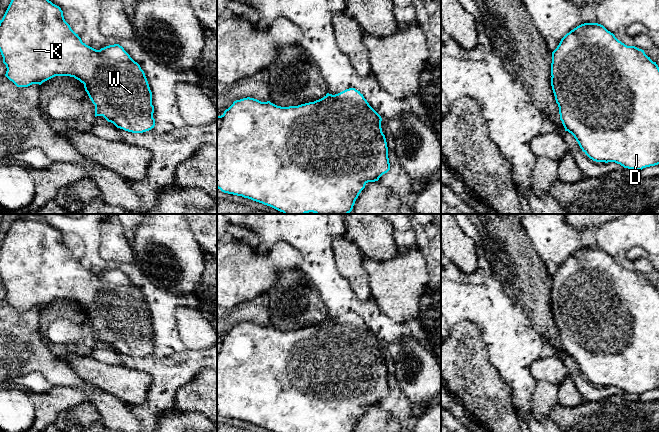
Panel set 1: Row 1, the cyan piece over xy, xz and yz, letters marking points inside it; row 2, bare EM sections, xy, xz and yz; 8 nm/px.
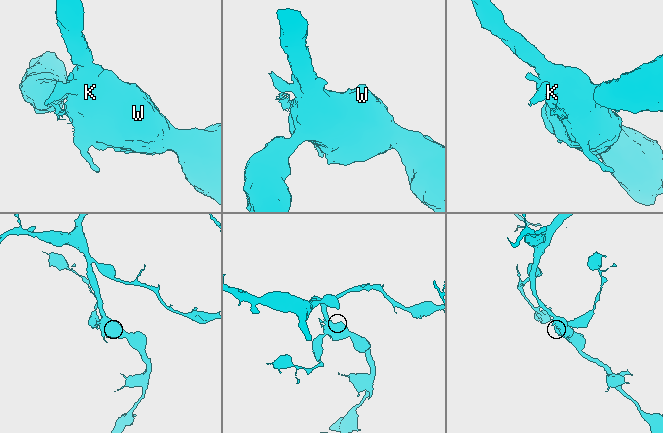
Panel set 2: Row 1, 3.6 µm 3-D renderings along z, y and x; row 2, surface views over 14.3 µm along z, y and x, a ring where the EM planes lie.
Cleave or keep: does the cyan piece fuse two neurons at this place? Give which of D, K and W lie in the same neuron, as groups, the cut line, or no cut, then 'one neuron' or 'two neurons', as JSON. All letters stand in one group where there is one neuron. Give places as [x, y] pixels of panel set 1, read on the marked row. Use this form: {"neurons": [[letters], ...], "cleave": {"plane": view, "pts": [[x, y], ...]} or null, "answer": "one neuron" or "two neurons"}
{"neurons": [["D", "K", "W"]], "cleave": null, "answer": "one neuron"}

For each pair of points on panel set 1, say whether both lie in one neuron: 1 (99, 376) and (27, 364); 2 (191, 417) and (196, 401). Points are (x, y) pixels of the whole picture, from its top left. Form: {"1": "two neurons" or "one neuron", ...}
{"1": "two neurons", "2": "two neurons"}

